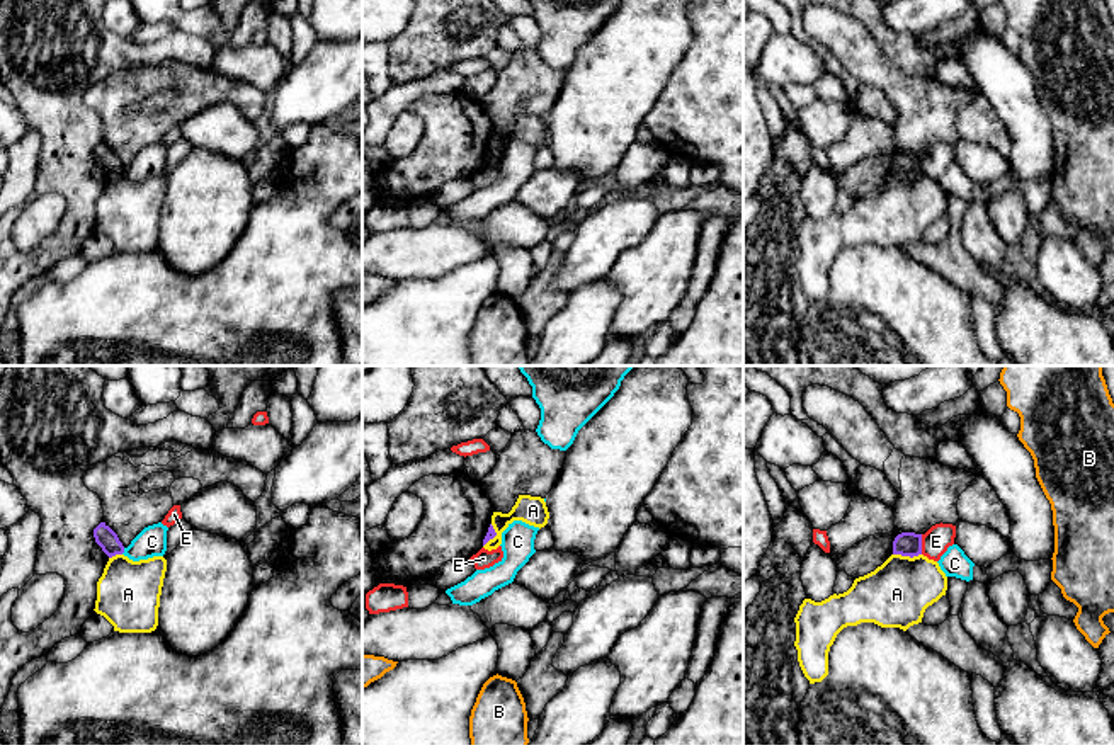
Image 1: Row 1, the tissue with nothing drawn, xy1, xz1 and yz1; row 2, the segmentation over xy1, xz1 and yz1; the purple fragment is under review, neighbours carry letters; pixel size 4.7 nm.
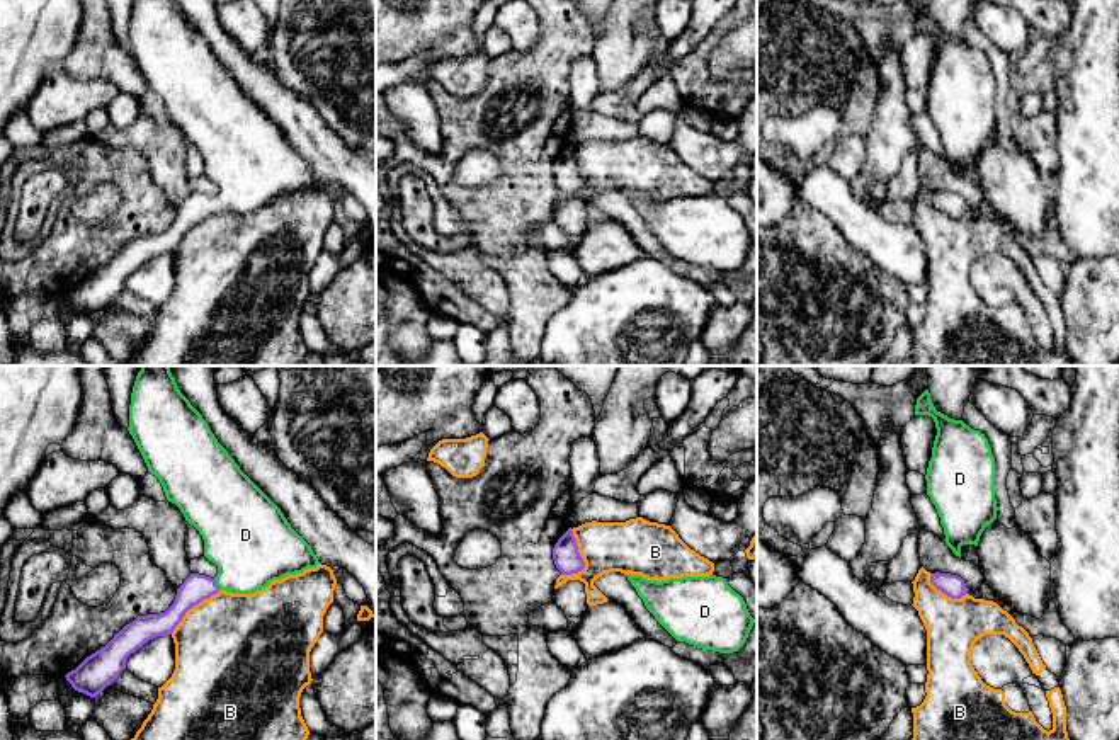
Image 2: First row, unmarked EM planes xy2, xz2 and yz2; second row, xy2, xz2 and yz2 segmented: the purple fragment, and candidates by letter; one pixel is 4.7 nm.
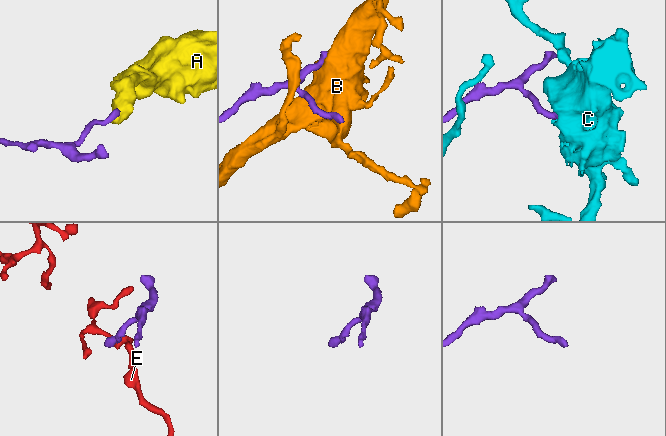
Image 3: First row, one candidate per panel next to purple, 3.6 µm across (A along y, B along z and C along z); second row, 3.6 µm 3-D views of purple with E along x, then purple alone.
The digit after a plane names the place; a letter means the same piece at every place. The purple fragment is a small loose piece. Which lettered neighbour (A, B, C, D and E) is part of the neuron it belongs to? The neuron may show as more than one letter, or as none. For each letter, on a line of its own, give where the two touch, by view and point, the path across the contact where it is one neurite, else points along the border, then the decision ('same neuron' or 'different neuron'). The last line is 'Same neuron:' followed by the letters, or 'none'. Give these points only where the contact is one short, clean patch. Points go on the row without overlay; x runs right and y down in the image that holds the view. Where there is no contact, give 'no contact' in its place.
A: contact yz1 (907, 174); border yz1 (893, 172), (920, 174); different neuron
B: contact xz2 (582, 179); border xz2 (570, 148), (584, 186), (562, 194); different neuron
C: contact xy1 (123, 170); different neuron
D: contact xy2 (215, 203); way xy2 (196, 206), (215, 203), (250, 164); same neuron
E: contact yz1 (920, 164); border yz1 (920, 153), (922, 172); different neuron
Same neuron: D

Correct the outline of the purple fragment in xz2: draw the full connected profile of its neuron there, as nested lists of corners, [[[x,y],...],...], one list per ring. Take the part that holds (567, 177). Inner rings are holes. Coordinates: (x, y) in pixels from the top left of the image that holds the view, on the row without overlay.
[[[571,146],[554,163],[553,179],[561,194],[578,192],[585,187]]]

